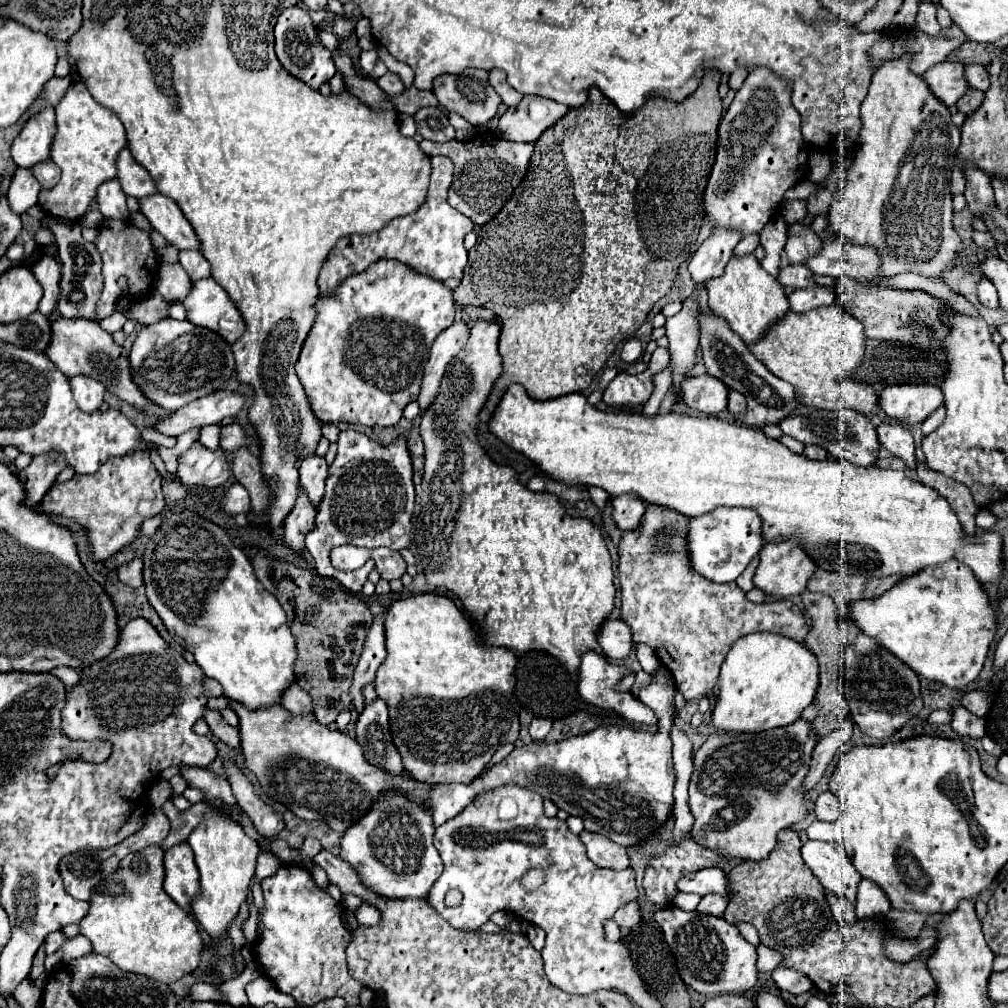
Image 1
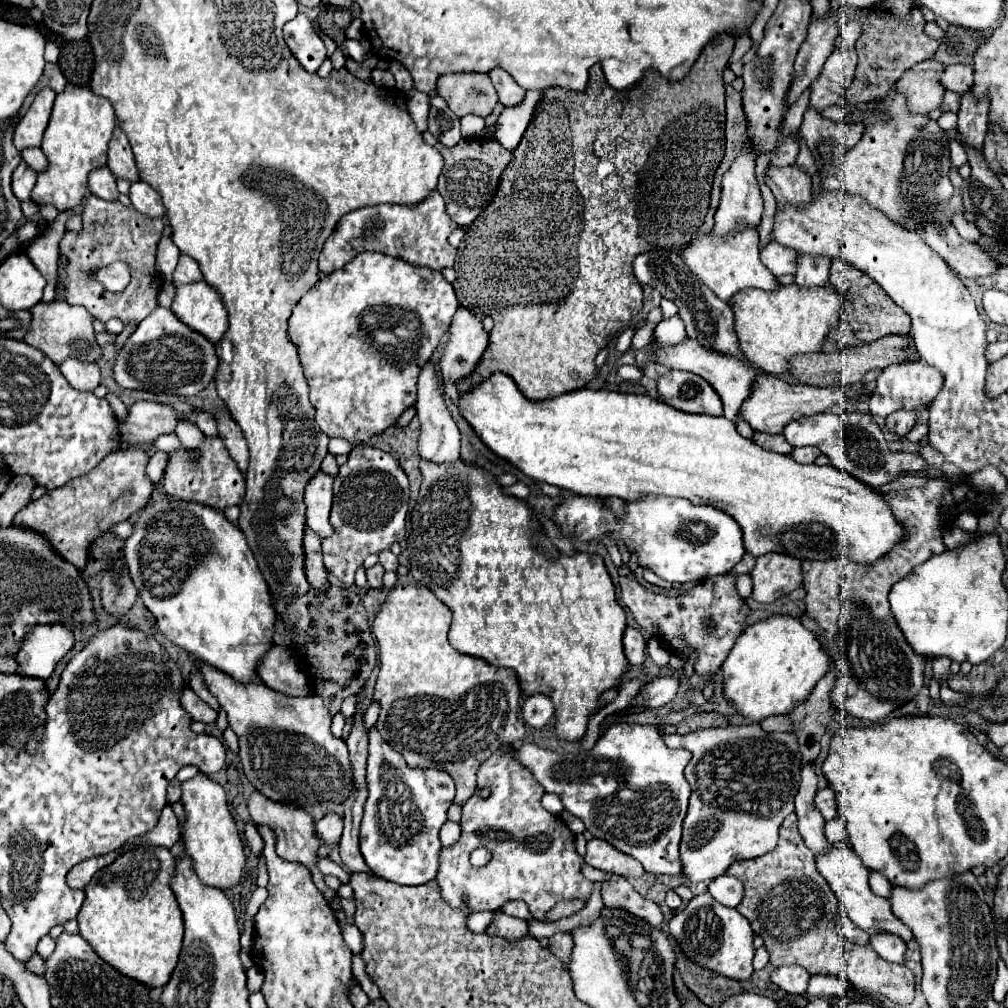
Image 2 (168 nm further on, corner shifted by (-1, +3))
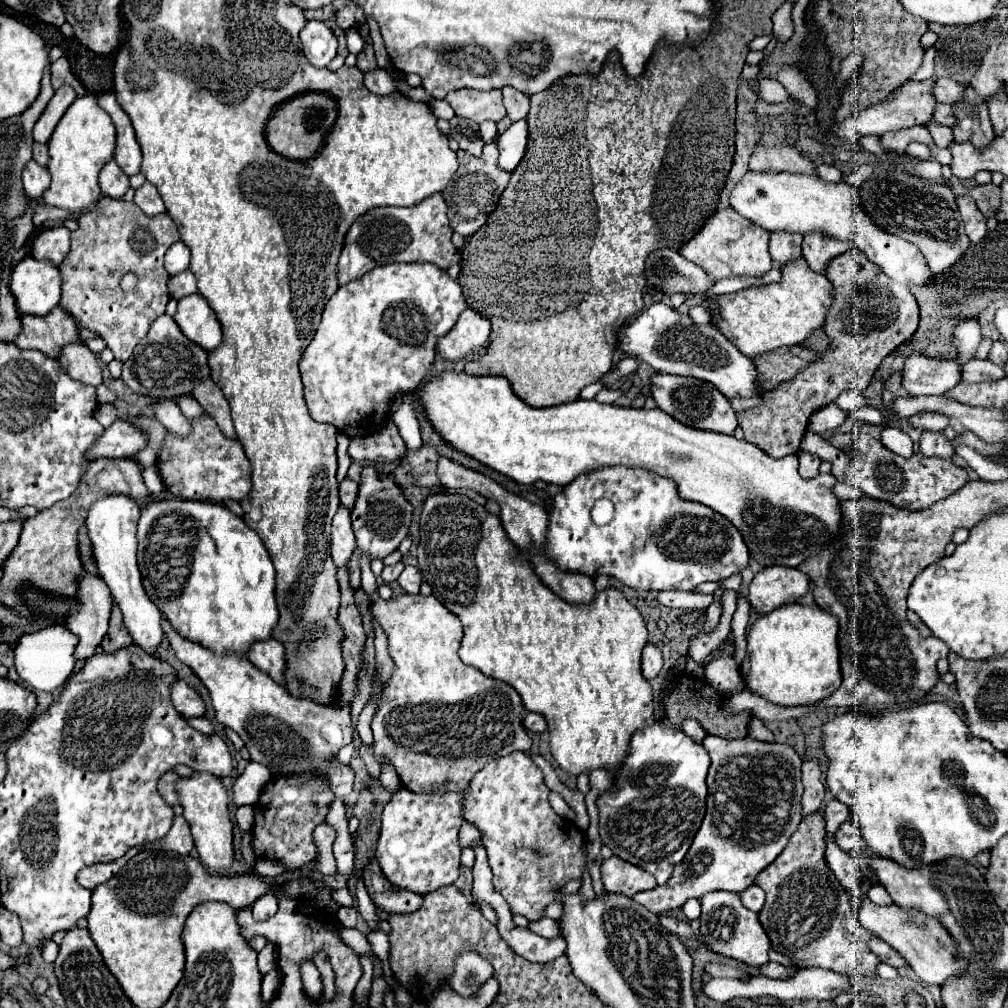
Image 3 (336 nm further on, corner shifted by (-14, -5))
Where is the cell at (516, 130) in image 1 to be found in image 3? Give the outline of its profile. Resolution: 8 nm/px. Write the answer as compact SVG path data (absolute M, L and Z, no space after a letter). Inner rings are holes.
M522 118L514 122L504 134L498 136L498 148L500 148L498 164L504 170L514 170L524 158L526 144L528 144L528 120Z

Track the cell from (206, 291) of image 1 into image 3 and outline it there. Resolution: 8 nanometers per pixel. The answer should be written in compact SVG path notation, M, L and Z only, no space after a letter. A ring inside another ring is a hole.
M190 294L178 300L178 312L174 316L182 332L204 350L214 350L222 344L222 326L200 294Z

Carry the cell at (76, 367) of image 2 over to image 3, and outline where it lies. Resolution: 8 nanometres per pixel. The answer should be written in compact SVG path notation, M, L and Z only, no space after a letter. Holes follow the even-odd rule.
M70 344L60 354L60 366L68 372L68 376L76 382L88 386L102 384L102 368L94 352L90 352L84 344Z

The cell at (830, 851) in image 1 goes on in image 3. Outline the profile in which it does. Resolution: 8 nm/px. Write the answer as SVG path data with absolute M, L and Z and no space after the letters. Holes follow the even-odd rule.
M862 876L862 882L858 886L858 894L860 894L858 916L862 926L880 940L884 940L886 944L890 944L892 948L896 948L896 952L908 962L908 966L916 972L916 976L922 982L942 986L944 980L952 976L952 972L960 972L960 968L964 968L964 960L956 960L952 938L948 936L942 924L936 924L936 920L932 920L930 916L922 916L920 912L902 910L896 904L878 906L868 898L868 890L870 890L870 878Z

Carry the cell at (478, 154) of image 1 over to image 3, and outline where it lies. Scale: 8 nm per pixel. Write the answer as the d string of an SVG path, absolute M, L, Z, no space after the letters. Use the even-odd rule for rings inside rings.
M494 142L484 146L484 152L480 158L468 156L462 150L458 150L458 162L460 162L460 168L456 176L450 180L448 188L442 192L442 196L448 204L450 228L462 234L464 238L468 238L486 224L490 212L494 212L504 188L508 186L508 178L512 176L512 172L504 172L498 166L498 146Z

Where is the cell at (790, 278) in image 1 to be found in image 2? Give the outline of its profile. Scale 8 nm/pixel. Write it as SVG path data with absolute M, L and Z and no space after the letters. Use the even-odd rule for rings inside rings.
M771 240L771 242L767 242L765 248L761 250L761 262L763 262L775 276L793 274L793 272L795 272L795 264L797 264L797 252L791 252L791 248L783 248L783 244Z

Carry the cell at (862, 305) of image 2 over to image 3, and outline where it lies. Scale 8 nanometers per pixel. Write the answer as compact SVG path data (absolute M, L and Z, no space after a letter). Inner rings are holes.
M856 248L848 250L840 260L834 260L828 266L826 278L834 286L834 302L824 326L824 332L832 338L832 348L792 382L784 382L776 390L764 392L758 408L738 412L738 424L744 430L744 438L774 458L798 454L810 414L836 400L844 390L866 390L880 362L900 344L910 340L918 328L918 304L912 292L892 284L880 268L862 252L856 252Z

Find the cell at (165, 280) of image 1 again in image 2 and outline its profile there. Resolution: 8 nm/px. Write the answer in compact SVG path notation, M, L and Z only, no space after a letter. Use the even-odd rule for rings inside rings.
M163 236L157 244L157 272L165 278L165 280L171 280L171 272L175 270L177 266L177 260L179 260L181 252L179 248L173 244L171 236Z

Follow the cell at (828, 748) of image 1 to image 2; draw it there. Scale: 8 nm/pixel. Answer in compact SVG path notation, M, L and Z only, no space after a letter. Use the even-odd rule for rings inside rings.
M805 764L801 770L801 784L799 792L795 796L795 812L799 816L799 834L803 836L807 848L819 856L827 850L831 850L831 844L827 842L823 834L823 816L815 808L813 796L817 792L817 776L813 770L813 764Z

